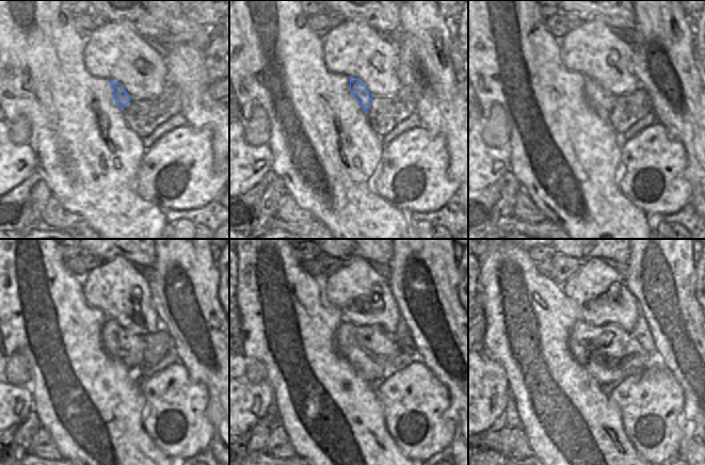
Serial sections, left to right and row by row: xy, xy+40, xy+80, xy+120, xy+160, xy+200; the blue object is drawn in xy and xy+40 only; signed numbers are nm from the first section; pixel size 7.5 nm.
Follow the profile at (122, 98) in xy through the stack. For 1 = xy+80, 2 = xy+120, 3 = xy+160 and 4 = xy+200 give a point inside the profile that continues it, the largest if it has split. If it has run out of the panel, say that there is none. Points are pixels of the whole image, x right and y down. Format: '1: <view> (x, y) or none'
1: xy+80 (602, 100)
2: xy+120 (119, 342)
3: xy+160 (369, 349)
4: xy+200 (610, 354)

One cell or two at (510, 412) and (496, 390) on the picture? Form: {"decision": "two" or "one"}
{"decision": "two"}

